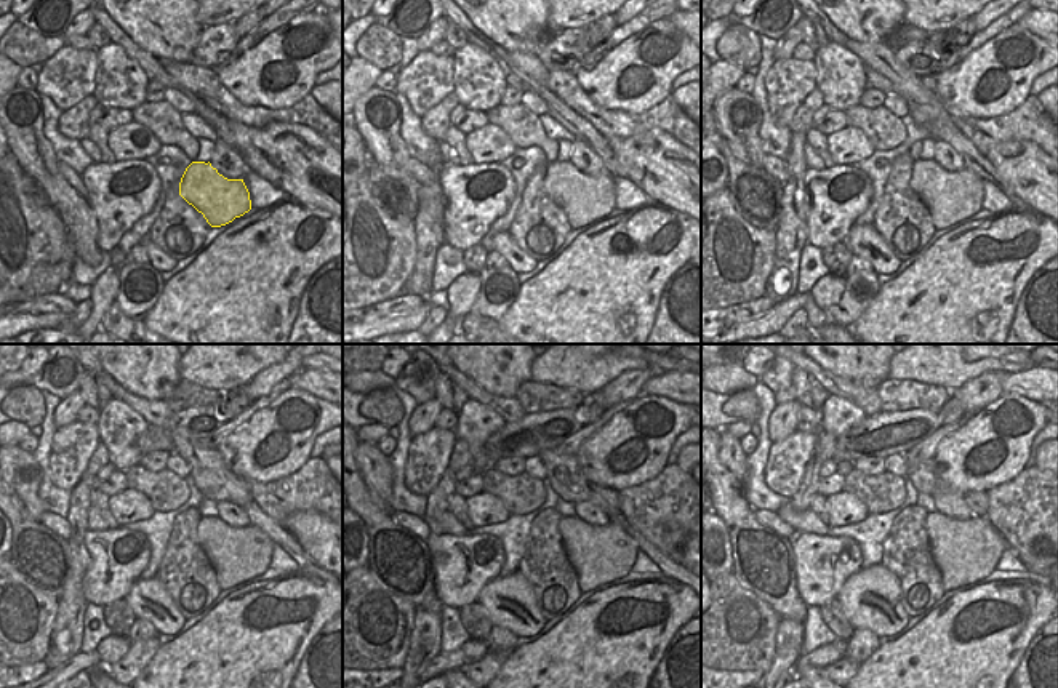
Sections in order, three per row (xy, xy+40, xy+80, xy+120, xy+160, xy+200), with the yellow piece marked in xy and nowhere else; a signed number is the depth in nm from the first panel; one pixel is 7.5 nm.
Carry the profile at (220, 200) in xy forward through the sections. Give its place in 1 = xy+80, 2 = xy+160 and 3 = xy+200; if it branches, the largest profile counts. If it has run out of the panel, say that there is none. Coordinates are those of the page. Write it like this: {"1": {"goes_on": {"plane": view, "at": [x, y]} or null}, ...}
{"1": {"goes_on": {"plane": "xy+80", "at": [951, 199]}}, "2": {"goes_on": {"plane": "xy+160", "at": [599, 554]}}, "3": {"goes_on": {"plane": "xy+200", "at": [964, 551]}}}

